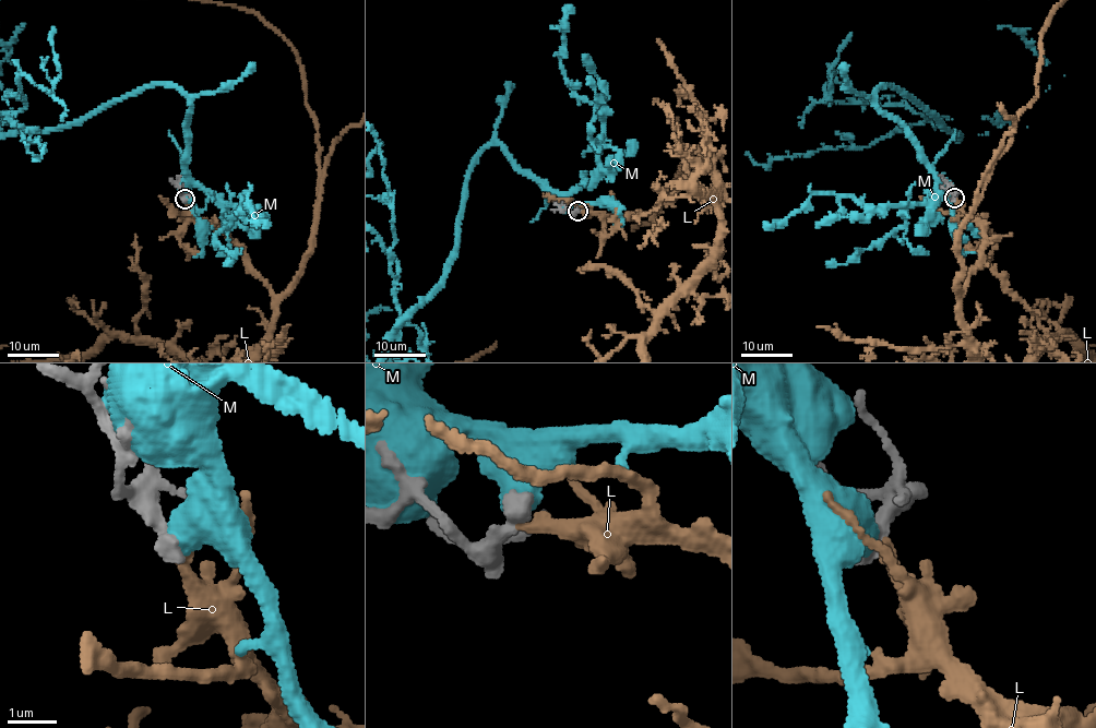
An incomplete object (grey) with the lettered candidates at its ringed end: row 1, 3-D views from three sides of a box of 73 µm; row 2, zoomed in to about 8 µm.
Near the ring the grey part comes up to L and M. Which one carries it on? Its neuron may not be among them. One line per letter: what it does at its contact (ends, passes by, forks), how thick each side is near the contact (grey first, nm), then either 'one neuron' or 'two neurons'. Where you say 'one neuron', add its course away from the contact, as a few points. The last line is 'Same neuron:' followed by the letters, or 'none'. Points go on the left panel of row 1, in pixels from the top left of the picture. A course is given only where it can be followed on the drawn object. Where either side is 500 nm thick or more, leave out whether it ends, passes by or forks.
L: it ends | 440/220 nm | one neuron
M: 380/600 nm | two neurons
Same neuron: L

